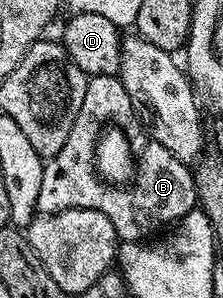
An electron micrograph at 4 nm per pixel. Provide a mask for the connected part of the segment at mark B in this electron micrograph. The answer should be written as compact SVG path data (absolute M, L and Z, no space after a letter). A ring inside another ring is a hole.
M104 74L90 75L85 88L85 100L81 100L81 112L77 112L77 120L73 120L73 128L69 128L69 140L65 140L65 148L43 163L41 192L37 195L38 213L96 210L113 220L119 241L124 243L150 239L196 209L197 191L192 167L177 160L177 156L173 156L165 144L157 144L144 123L143 126L139 123L138 117L140 115L135 102L129 92L125 92L125 84L120 78ZM110 126L123 130L137 167L133 181L124 186L104 181L96 169L95 149L99 136Z

